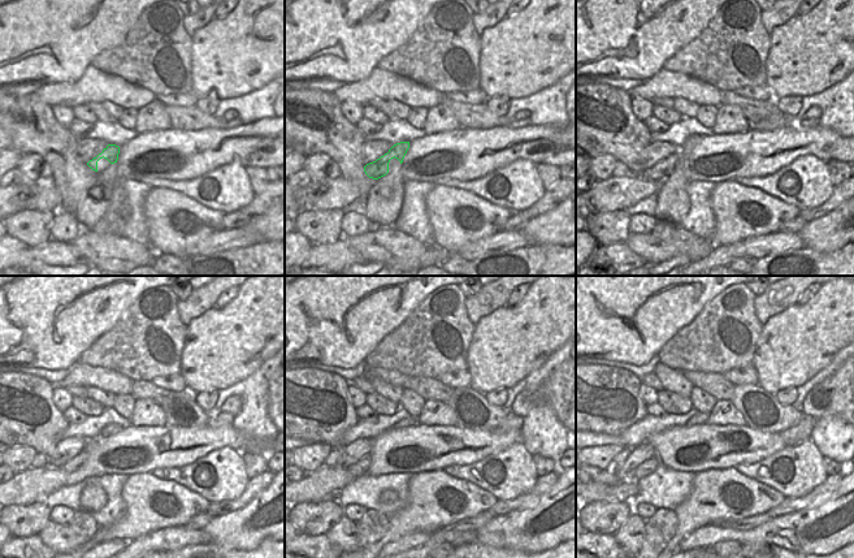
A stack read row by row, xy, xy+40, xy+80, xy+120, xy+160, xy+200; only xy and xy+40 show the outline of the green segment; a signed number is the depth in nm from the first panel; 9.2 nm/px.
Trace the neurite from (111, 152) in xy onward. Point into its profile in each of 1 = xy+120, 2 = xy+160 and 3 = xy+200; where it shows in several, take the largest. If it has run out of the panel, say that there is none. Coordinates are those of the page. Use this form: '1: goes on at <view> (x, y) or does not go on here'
1: goes on at xy+120 (74, 463)
2: goes on at xy+160 (362, 467)
3: goes on at xy+200 (647, 467)

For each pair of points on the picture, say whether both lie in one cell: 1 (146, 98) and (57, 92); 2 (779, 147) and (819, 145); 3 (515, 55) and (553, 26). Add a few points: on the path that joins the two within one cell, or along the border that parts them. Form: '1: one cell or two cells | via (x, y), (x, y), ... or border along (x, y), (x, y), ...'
1: one cell | via (124, 94), (79, 92)
2: one cell | via (789, 143), (809, 143)
3: one cell | via (524, 53), (543, 35)

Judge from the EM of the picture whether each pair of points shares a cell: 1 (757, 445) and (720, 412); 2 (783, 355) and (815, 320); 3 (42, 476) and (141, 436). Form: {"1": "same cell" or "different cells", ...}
{"1": "different cells", "2": "same cell", "3": "different cells"}

